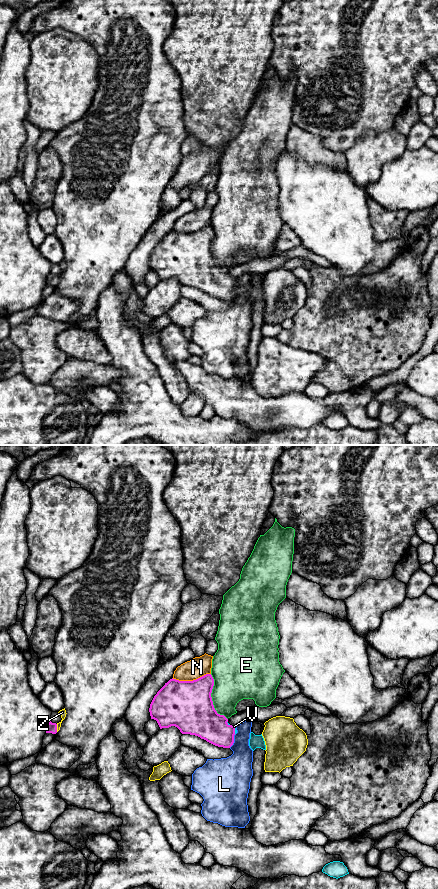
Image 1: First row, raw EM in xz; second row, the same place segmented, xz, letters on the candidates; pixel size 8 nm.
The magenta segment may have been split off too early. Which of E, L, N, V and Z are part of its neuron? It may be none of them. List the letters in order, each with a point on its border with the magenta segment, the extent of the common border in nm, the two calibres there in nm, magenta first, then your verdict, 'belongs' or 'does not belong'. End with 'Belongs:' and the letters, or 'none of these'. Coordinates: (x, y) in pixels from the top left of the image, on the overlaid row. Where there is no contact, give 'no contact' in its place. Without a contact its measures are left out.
E: meets magenta in xz at (211, 698); contact 400 nm long; 400 nm thick on the magenta side, 360 nm on the other; does not belong
L: meets magenta in xz at (233, 741); contact 120 nm long; 240 nm thick on the magenta side, 280 nm on the other; does not belong
N: meets magenta in xz at (191, 681); contact 320 nm long; 400 nm thick on the magenta side, 160 nm on the other; does not belong
V: meets magenta in xz at (234, 730); contact 70 nm long; 260 nm thick on the magenta side, 20 nm on the other; belongs
Z: meets magenta in xz at (56, 728); contact 60 nm long; 80 nm thick on the magenta side, 50 nm on the other; does not belong
Belongs: V

